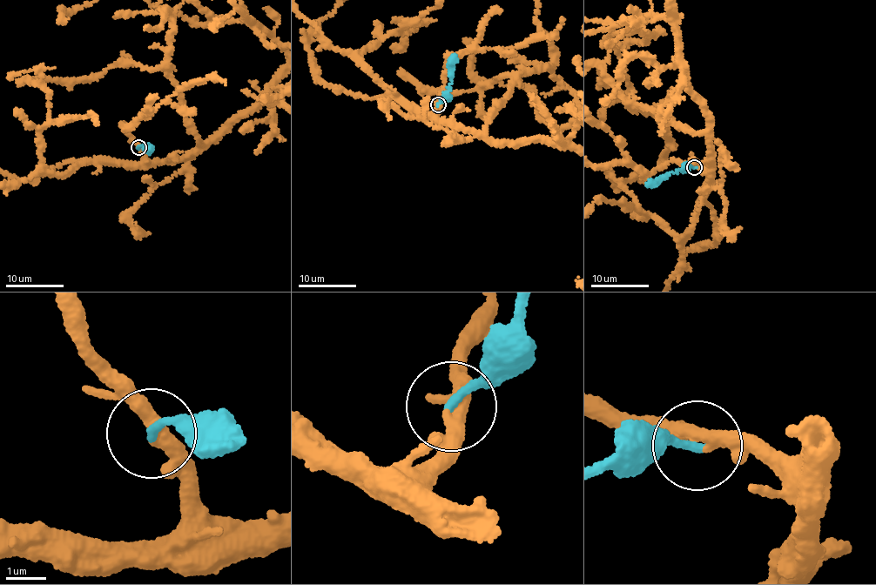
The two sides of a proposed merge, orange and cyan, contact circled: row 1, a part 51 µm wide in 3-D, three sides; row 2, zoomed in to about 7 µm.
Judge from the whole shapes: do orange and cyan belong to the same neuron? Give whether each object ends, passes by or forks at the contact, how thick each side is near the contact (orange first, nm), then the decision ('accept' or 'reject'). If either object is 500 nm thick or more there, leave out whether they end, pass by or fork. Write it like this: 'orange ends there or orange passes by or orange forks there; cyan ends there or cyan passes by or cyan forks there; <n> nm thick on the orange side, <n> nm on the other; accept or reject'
orange forks there; cyan ends there; 320 nm thick on the orange side, 220 nm on the other; accept

